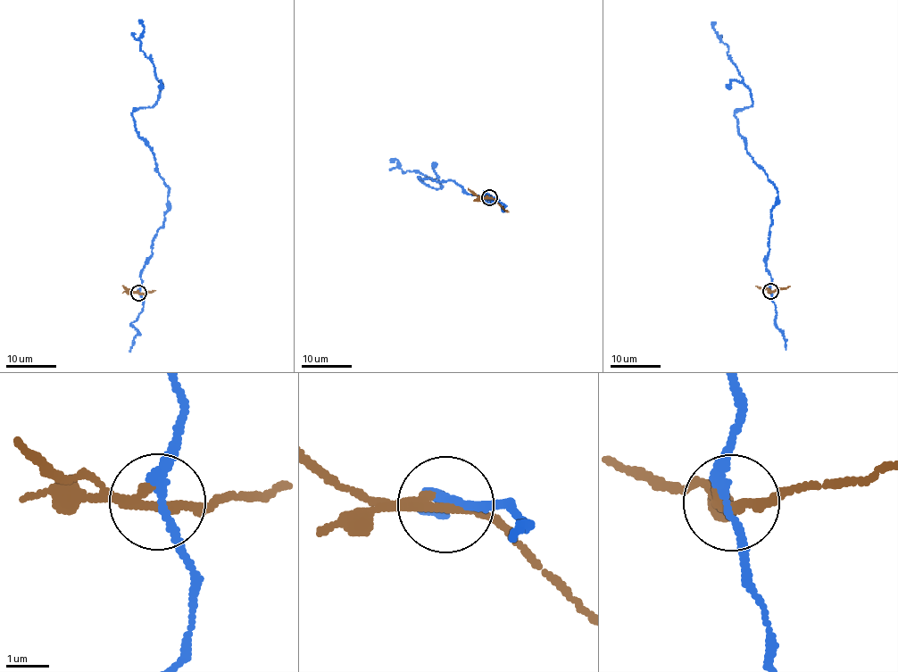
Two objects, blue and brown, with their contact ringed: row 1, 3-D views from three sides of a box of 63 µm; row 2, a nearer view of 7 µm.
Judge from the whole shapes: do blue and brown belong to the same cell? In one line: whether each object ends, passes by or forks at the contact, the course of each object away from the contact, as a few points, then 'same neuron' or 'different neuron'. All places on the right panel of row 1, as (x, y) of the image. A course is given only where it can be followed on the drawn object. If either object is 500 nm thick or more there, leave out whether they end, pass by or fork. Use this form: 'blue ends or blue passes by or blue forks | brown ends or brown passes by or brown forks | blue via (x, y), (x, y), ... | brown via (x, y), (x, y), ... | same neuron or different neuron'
blue passes by | brown passes by | blue via (770, 291), (765, 260), (777, 187), (746, 151), (737, 128), (735, 113), (752, 106), (750, 90), (712, 21) | brown via (770, 291), (790, 286) | different neuron

